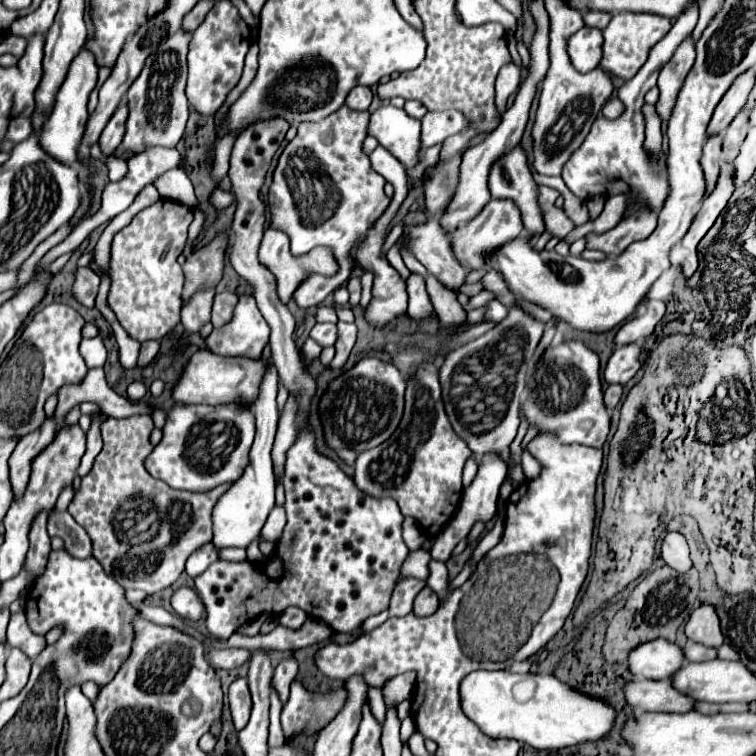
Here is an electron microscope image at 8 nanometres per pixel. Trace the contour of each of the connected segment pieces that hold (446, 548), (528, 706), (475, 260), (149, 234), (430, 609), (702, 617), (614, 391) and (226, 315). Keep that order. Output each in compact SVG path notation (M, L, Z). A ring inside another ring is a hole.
M486 452L486 454L482 454L478 474L476 474L474 482L464 490L462 502L460 502L460 506L458 506L458 510L456 510L456 514L454 514L454 520L450 520L448 526L446 526L446 528L438 534L438 538L434 540L434 546L432 546L432 550L430 550L432 560L446 562L446 560L450 558L452 550L456 548L456 544L458 544L464 536L468 536L468 532L472 530L472 526L474 526L476 520L488 522L488 520L494 516L494 512L496 512L496 500L498 500L498 490L500 490L504 478L506 478L506 462L504 462L504 458L502 458L500 454L496 454L496 452Z
M470 672L460 684L462 710L492 738L510 738L536 750L566 748L582 742L598 742L614 730L616 710L598 696L580 692L556 676L500 672Z
M490 200L482 212L470 220L466 226L460 226L454 234L452 234L452 244L454 244L454 252L458 254L458 258L462 258L462 264L470 270L482 268L484 262L484 252L494 250L510 240L514 240L516 236L520 236L524 230L522 220L520 220L520 210L518 206L510 206L510 202L502 202L502 200Z
M158 200L150 208L138 212L112 240L112 286L108 304L116 312L122 328L138 342L150 338L160 340L180 324L184 274L178 256L186 248L192 218L194 214L188 206L172 200Z
M424 586L414 600L414 614L416 616L430 616L438 610L438 604L440 602L438 602L438 596L434 594L434 590Z
M702 604L696 608L686 622L686 636L692 642L700 642L704 646L720 648L724 642L722 630L720 630L720 618L716 614L716 608L712 604Z
M614 384L614 386L608 386L606 392L604 392L604 404L608 408L608 412L614 410L614 406L620 402L622 398L622 386L620 384Z
M232 292L216 294L214 308L212 308L212 326L214 328L226 326L226 322L232 320L232 314L234 314L236 304L238 304L238 296L236 294L232 294Z

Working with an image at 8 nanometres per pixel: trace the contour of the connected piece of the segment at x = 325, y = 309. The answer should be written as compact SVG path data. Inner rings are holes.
M320 306L316 312L316 322L338 322L334 306Z

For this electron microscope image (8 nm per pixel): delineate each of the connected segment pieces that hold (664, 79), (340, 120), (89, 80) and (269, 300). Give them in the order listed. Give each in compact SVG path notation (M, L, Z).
M688 38L688 42L682 42L682 46L678 46L678 50L670 58L670 62L662 68L660 78L658 78L660 98L656 104L656 112L658 112L660 120L670 120L678 92L694 64L694 56L696 56L694 44L692 44L692 38Z
M342 106L322 122L302 122L296 138L288 142L278 158L268 192L272 214L270 226L284 230L290 236L290 250L294 256L304 256L316 246L326 246L334 252L338 262L338 272L334 276L310 274L300 282L294 290L294 302L302 310L318 306L346 282L354 268L350 258L352 246L390 202L384 194L386 180L372 168L368 154L362 152L368 124L370 112L354 112Z
M82 48L70 64L62 90L58 90L54 110L52 110L50 118L46 120L46 126L42 128L42 136L40 136L42 146L46 146L46 150L50 150L50 154L54 154L54 158L58 158L62 162L72 162L72 164L76 162L76 148L78 148L78 142L84 134L86 120L88 120L88 96L96 88L96 82L98 82L96 58L88 48Z
M268 118L268 120L256 120L254 124L248 126L246 132L242 132L234 144L232 156L230 156L230 180L232 180L232 190L238 198L238 208L234 214L234 222L232 222L232 232L234 232L234 240L232 240L232 248L230 248L230 264L234 266L234 270L248 282L248 286L252 288L252 296L258 304L258 310L262 312L264 320L270 324L272 334L270 334L270 350L272 350L272 362L284 382L284 386L292 392L292 390L300 390L302 392L302 410L308 412L310 406L310 398L314 396L316 390L316 382L312 376L302 374L302 364L300 364L300 352L292 340L292 332L294 332L294 318L290 314L290 310L282 304L282 300L278 298L276 292L276 278L274 274L270 274L270 270L260 262L258 258L258 250L260 250L260 242L264 236L264 224L266 224L266 206L260 200L260 188L266 176L266 170L272 162L272 156L276 154L276 150L280 148L286 132L288 132L290 124L280 118Z

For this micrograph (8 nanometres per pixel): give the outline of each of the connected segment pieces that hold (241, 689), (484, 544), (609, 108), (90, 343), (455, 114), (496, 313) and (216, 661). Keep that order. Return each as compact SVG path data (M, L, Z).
M236 678L230 684L228 700L230 700L234 726L236 726L236 730L242 730L246 726L246 722L250 718L250 710L252 710L252 700L250 700L250 690L248 690L246 678Z
M500 517L496 521L494 528L490 530L478 543L476 549L472 553L470 560L474 566L492 549L498 542L500 542L504 531L504 520Z
M612 96L610 102L606 104L606 108L602 108L602 114L604 114L606 118L610 118L610 120L618 118L622 112L624 112L624 104L622 104L616 96Z
M100 336L84 338L84 340L80 342L80 354L82 354L84 362L88 364L88 368L104 366L104 362L106 362L106 348L104 348Z
M458 110L428 112L422 118L422 144L426 148L444 142L448 136L460 134L470 128L470 120Z
M492 300L488 302L488 312L486 312L486 320L494 320L494 322L500 322L502 318L506 318L506 312L508 308L504 304L500 304L498 300Z
M224 648L224 650L212 650L208 652L208 662L212 664L214 670L224 668L240 668L242 664L246 664L250 660L252 652L246 648Z

